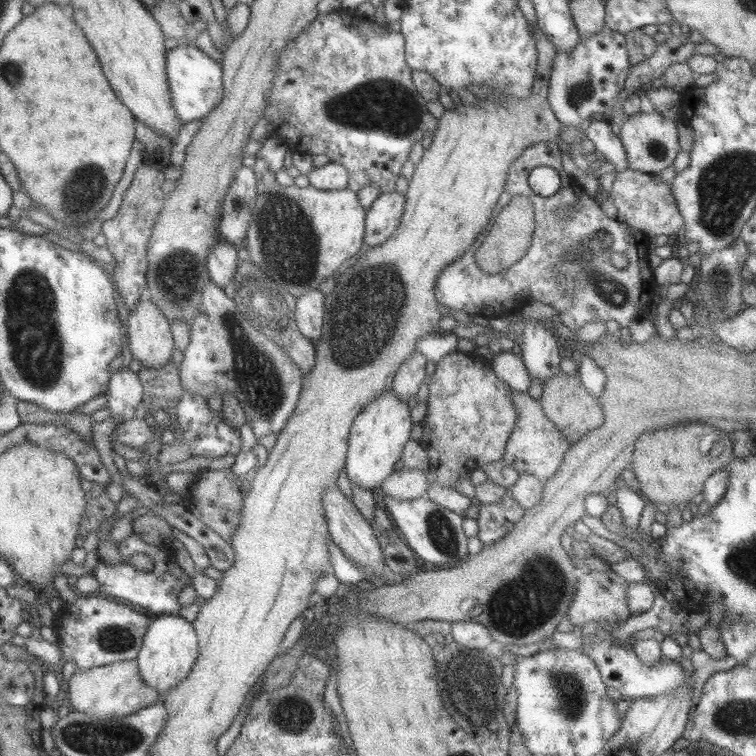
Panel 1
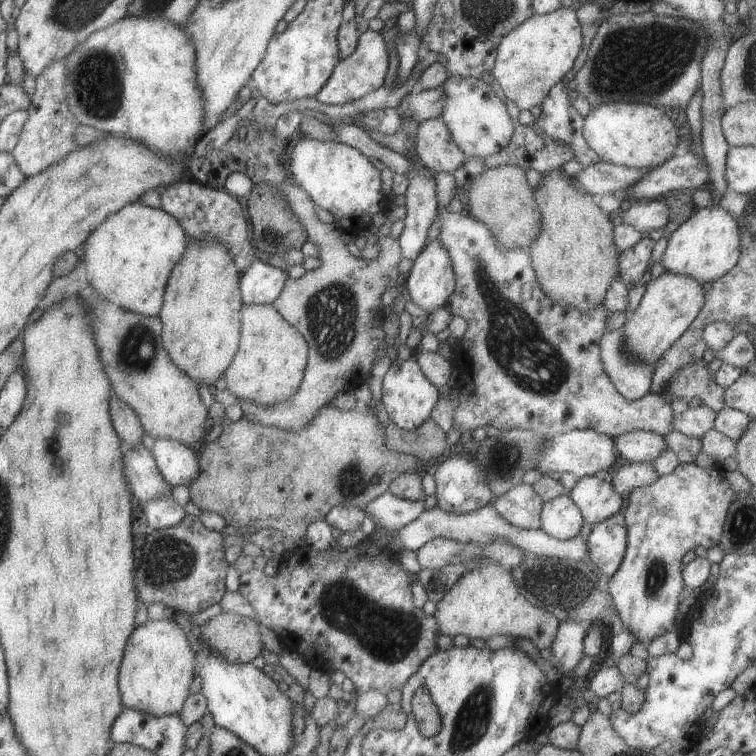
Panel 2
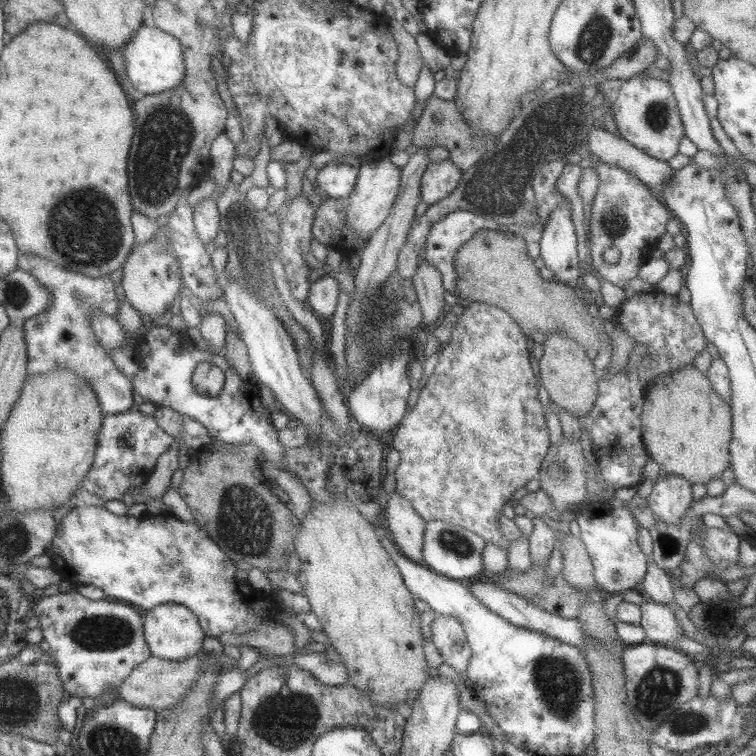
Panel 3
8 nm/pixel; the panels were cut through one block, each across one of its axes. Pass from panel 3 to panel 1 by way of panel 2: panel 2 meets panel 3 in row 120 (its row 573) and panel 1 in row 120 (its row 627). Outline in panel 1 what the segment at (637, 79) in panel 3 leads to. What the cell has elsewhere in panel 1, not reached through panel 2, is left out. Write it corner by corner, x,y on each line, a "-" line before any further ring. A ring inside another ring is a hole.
659,111
649,113
637,112
623,119
618,133
621,140
627,169
639,171
643,174
658,175
661,170
672,165
676,154
680,151
677,143
676,120
669,116
661,115

